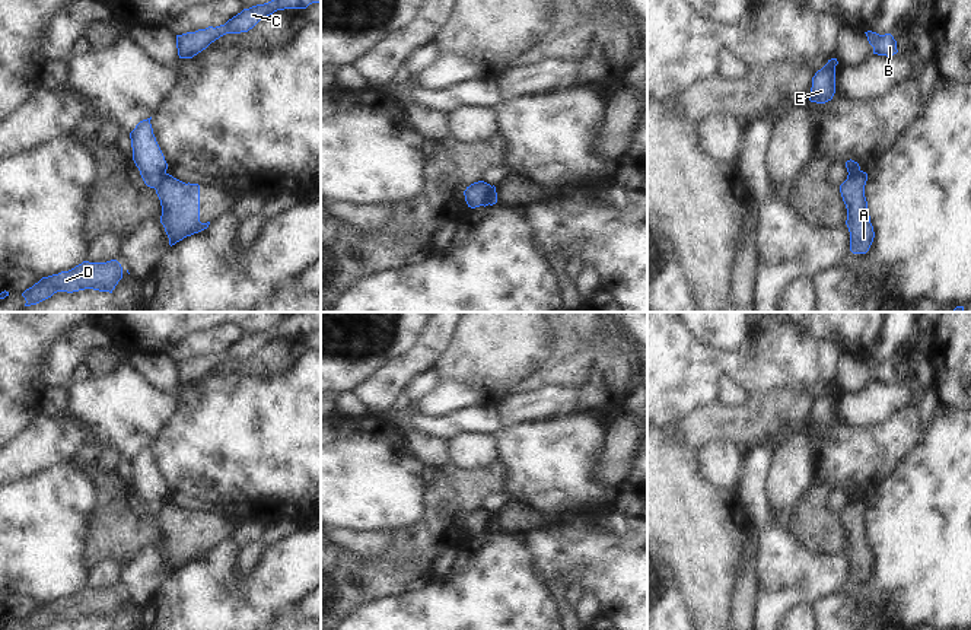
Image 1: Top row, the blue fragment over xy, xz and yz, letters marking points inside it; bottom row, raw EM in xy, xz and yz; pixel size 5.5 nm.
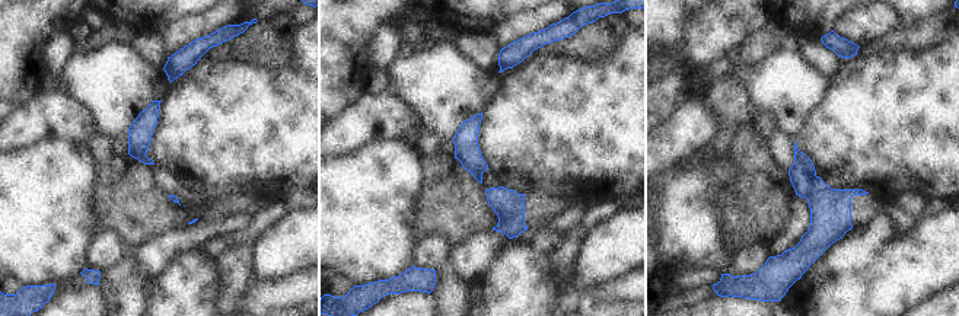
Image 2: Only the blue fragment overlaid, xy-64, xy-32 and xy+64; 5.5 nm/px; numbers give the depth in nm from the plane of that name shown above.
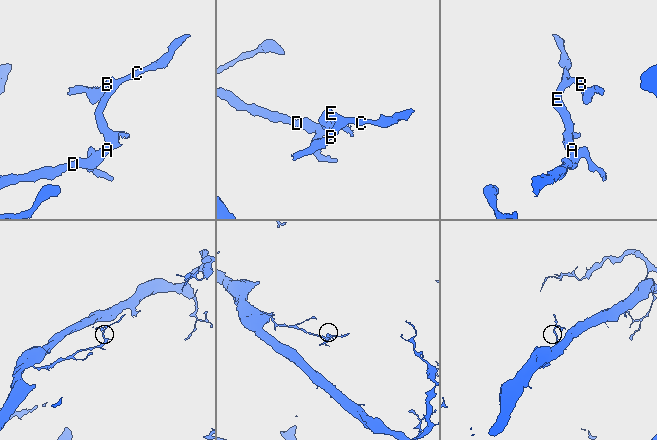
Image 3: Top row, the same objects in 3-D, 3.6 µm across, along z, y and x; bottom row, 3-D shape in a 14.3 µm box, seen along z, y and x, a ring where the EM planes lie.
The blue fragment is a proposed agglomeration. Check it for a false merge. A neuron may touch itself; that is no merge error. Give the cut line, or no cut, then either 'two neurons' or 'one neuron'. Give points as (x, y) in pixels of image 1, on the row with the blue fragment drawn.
cut xy (165, 172), (155, 188); two neurons

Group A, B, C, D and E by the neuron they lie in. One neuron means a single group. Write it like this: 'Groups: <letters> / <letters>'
Groups: A D / B C E

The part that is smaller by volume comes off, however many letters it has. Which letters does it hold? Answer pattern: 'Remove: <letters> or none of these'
Remove: B, C, E

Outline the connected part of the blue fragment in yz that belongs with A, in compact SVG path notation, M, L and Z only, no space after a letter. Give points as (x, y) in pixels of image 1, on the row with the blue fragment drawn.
M859 171L857 174L849 174L847 179L840 185L847 209L846 225L850 232L850 251L853 254L866 254L875 238L865 197L866 181L867 174Z

